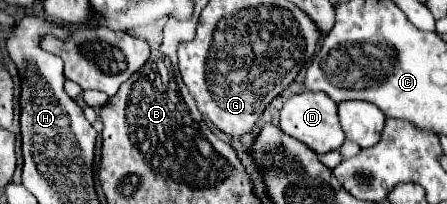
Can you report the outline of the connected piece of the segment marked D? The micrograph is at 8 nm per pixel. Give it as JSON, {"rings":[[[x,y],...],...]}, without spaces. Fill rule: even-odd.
{"rings":[[[305,90],[297,96],[291,96],[285,102],[285,106],[281,108],[279,128],[285,134],[289,134],[295,140],[309,146],[317,154],[327,154],[331,150],[337,150],[345,140],[345,134],[341,132],[341,126],[339,126],[339,120],[337,120],[337,104],[329,96],[325,96],[325,92]]]}

